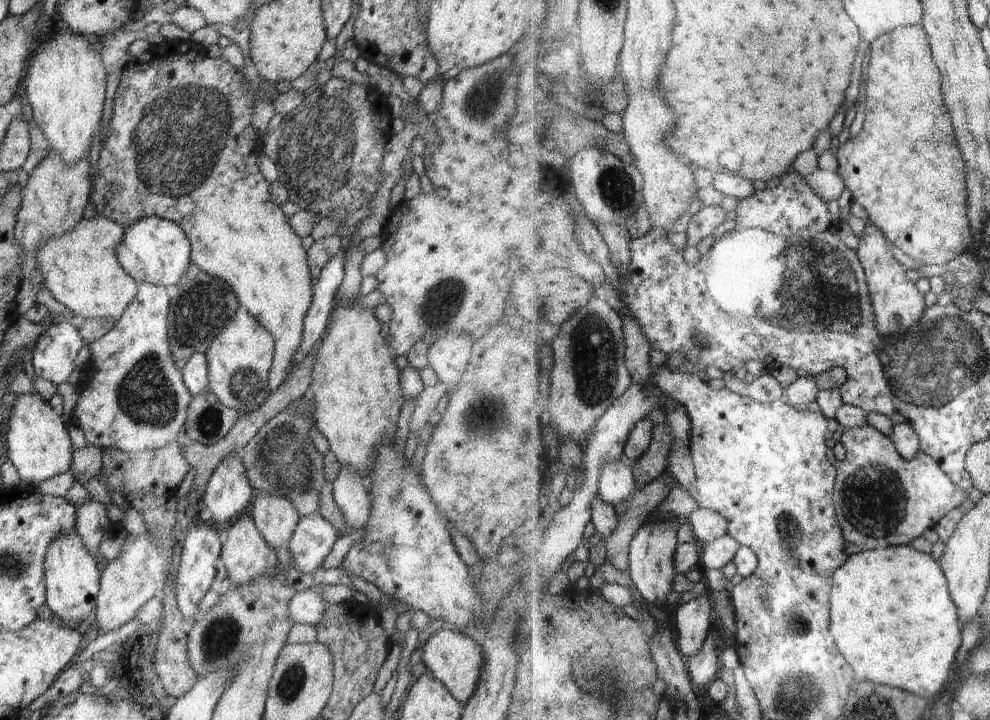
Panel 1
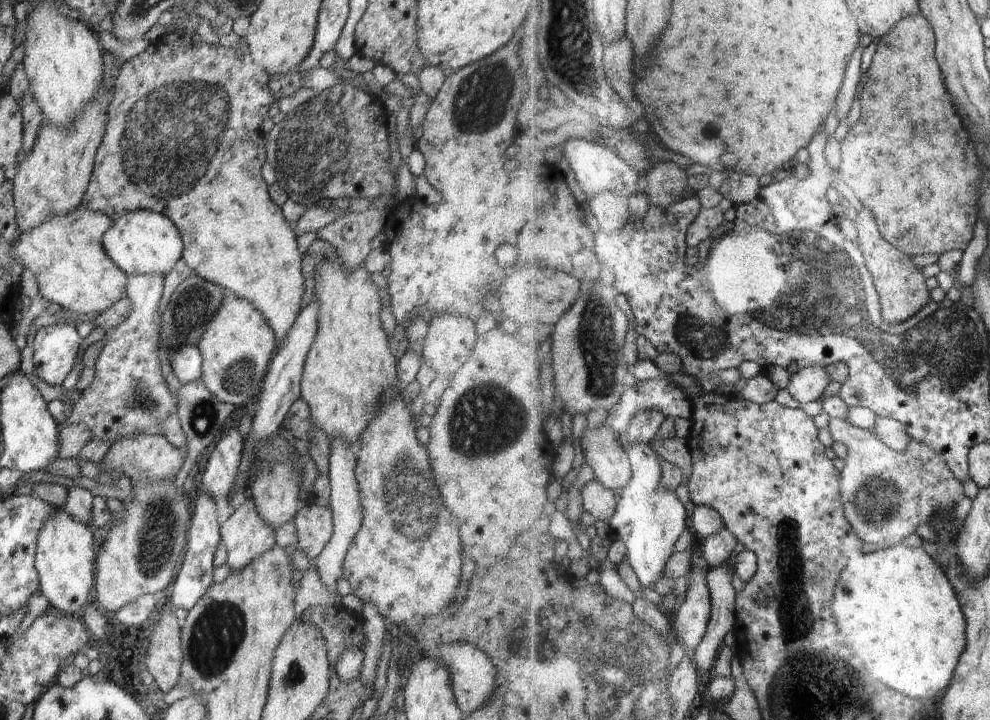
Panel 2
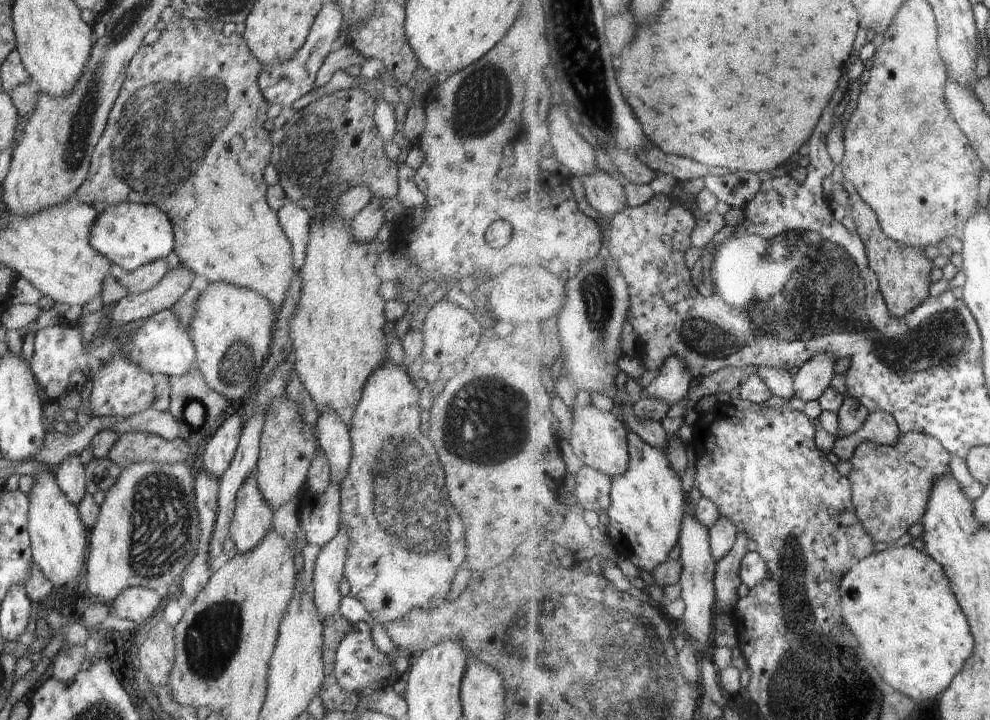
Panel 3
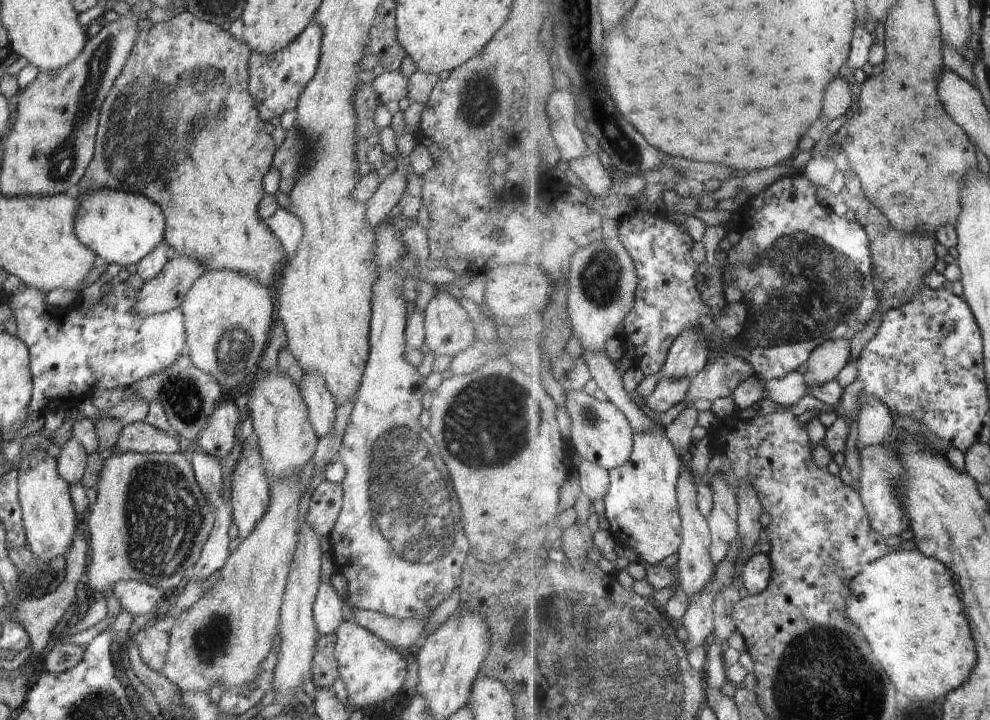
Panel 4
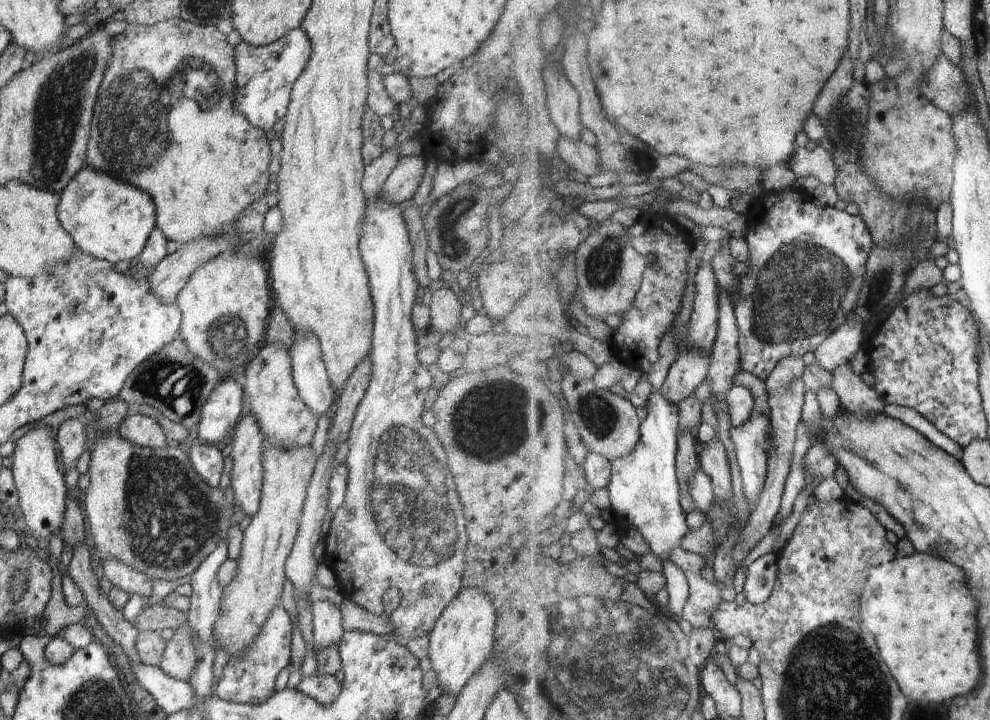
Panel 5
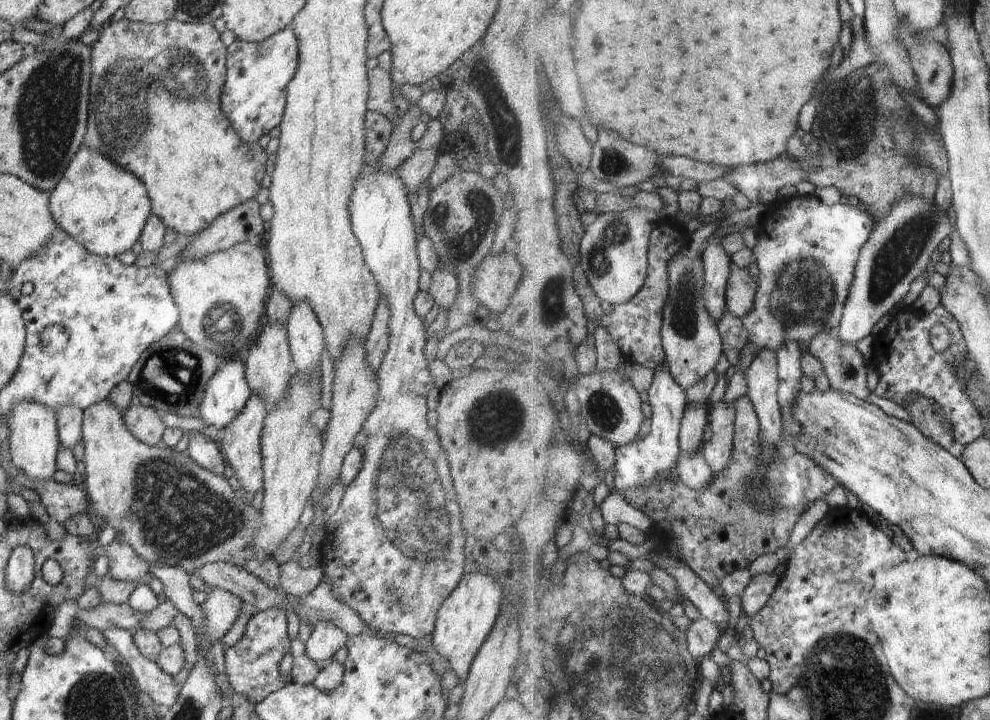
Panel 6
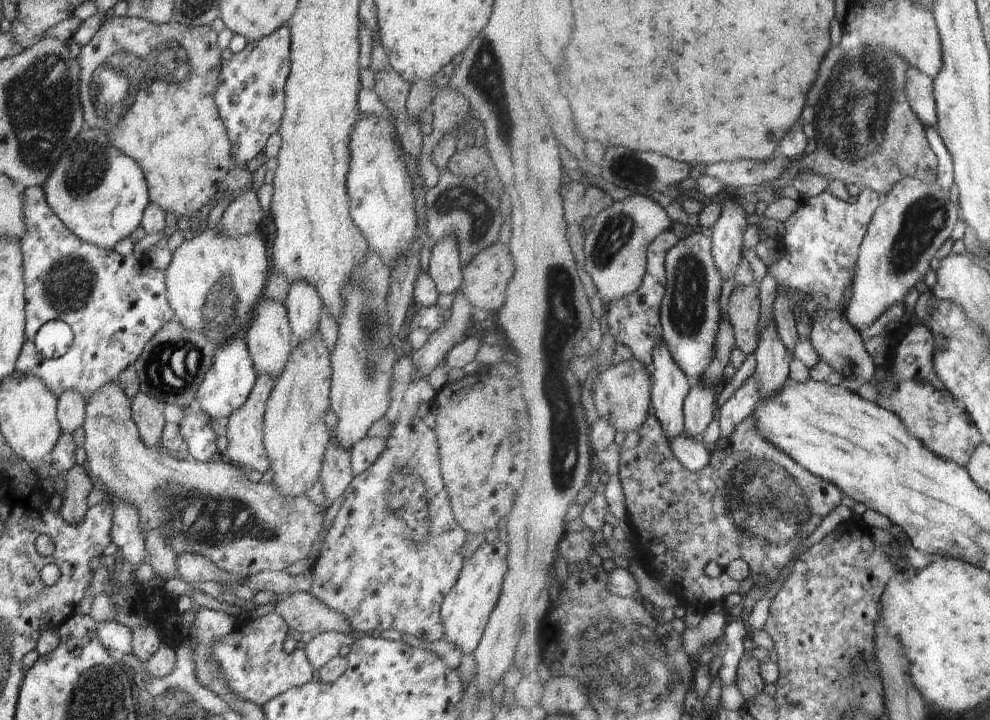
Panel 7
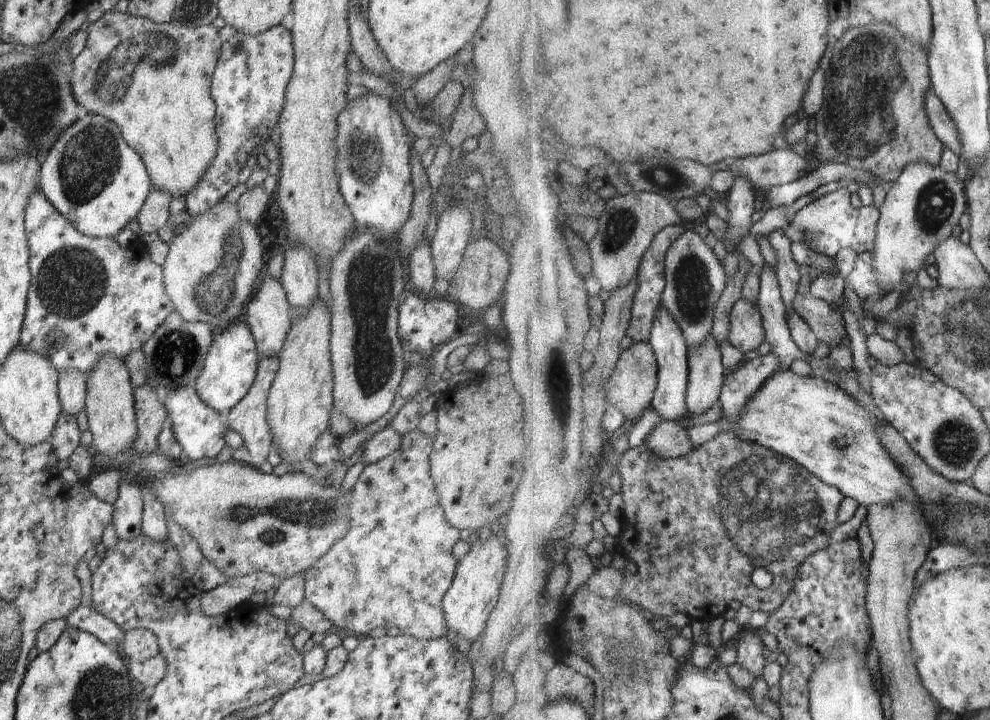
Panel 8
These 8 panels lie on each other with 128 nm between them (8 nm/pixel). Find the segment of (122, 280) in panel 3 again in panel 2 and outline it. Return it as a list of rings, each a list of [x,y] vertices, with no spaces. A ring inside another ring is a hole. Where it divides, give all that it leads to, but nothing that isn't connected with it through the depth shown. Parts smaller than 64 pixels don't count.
[[[138,274],[128,276],[126,296],[132,304],[130,316],[116,326],[104,342],[96,359],[96,374],[92,384],[80,393],[80,400],[72,408],[67,424],[84,424],[90,430],[91,440],[118,442],[122,438],[159,435],[158,426],[170,416],[177,414],[178,390],[168,390],[162,374],[159,348],[161,315],[159,303],[163,294],[162,274]]]

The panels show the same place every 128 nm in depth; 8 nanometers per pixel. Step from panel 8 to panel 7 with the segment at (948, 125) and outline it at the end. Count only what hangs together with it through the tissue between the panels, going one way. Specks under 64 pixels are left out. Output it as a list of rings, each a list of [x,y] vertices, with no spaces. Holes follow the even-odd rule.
[[[916,67],[908,72],[907,95],[926,126],[938,128],[939,104],[935,93],[935,80],[930,74]]]

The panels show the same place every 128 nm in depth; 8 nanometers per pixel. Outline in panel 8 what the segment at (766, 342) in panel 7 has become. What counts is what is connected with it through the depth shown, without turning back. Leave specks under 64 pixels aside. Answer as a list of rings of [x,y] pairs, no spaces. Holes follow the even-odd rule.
[[[766,266],[761,275],[758,304],[763,313],[768,342],[772,344],[772,354],[782,358],[782,370],[792,370],[792,364],[796,360],[808,355],[804,354],[794,341],[786,302],[782,300],[779,276],[770,266]]]

